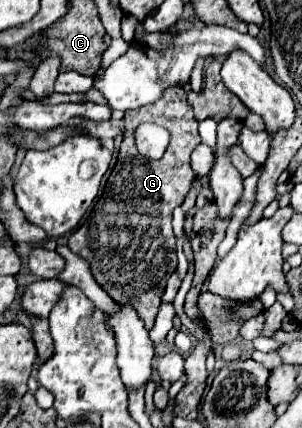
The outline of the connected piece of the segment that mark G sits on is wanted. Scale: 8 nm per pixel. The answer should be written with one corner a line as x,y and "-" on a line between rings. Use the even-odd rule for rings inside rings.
169,88
159,102
141,106
137,110
125,110
125,136
117,156
117,164
111,170
105,192
93,206
89,218
85,218
75,232
71,232
67,246
71,252
85,258
91,266
95,282
119,304
131,304
141,314
145,328
153,326
161,296
165,292
169,276
177,268
177,238
173,234
173,210
183,204
189,194
189,184
197,178
189,156
201,144
197,132
197,120
187,104
183,88
-
141,122
161,124
169,130
171,140
161,160
145,158
137,152
133,132
-
129,204
159,204
157,214
131,210

